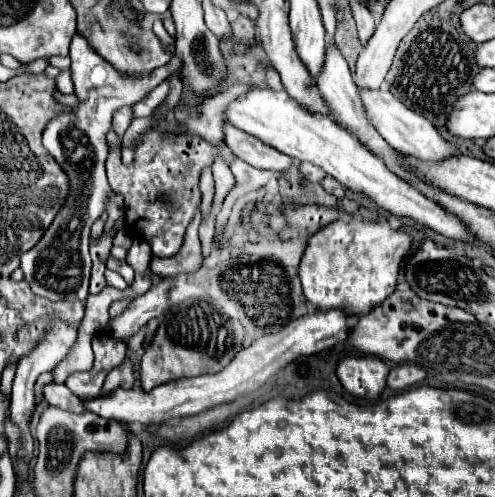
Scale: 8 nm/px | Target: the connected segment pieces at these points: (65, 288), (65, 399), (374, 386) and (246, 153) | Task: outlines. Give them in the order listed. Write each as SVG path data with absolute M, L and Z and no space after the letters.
M74 36L70 44L72 58L72 82L74 94L80 98L78 108L72 108L68 114L56 116L44 130L42 142L46 150L56 158L56 162L70 176L70 196L42 240L26 252L20 260L20 268L24 270L24 280L30 284L36 296L48 300L86 300L88 296L88 280L90 280L90 228L96 218L104 214L106 194L110 190L106 180L104 162L108 156L106 132L110 130L112 116L122 106L134 106L140 102L152 88L162 84L166 78L182 72L182 60L174 56L166 66L156 68L148 74L124 74L118 72L110 62L102 60L94 50L90 50L90 42L82 36Z
M50 382L42 388L42 392L44 392L44 400L50 406L58 406L58 408L70 410L70 412L84 412L82 400L78 400L78 396L74 396L64 384Z
M346 356L340 360L336 374L350 394L360 398L370 394L372 400L384 390L388 370L388 364L378 356Z
M226 124L224 130L224 140L226 146L244 162L252 164L254 168L264 168L264 170L288 170L294 160L266 144L262 144L258 138Z

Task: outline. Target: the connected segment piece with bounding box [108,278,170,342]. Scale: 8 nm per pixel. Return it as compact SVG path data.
M164 278L156 286L152 286L146 294L138 296L120 316L108 322L110 336L114 336L114 340L126 342L130 336L140 332L140 328L144 328L150 318L158 318L168 306L166 300L168 288L170 288L170 280Z

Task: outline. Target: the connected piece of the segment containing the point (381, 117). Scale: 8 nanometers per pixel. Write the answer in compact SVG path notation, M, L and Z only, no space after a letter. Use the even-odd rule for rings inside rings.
M360 90L360 98L366 106L368 118L374 124L374 128L380 132L380 136L398 152L406 154L406 156L414 156L418 160L426 160L426 162L438 162L438 160L448 160L450 156L458 156L460 150L454 150L452 144L448 144L440 132L436 130L436 126L426 120L424 116L412 112L410 108L406 108L398 98L392 96L392 92L388 90Z

